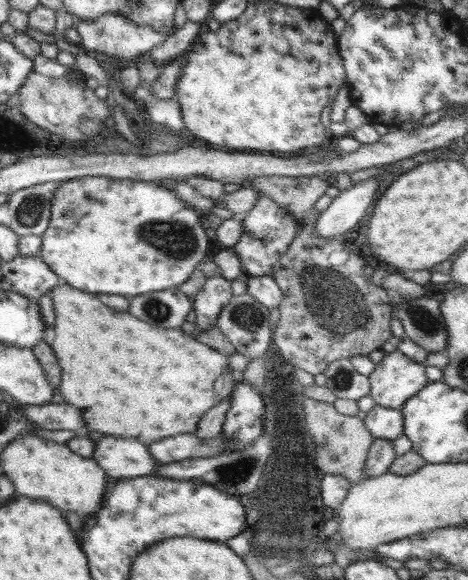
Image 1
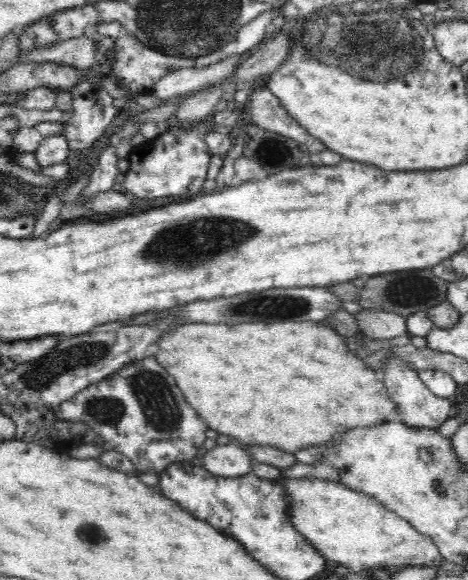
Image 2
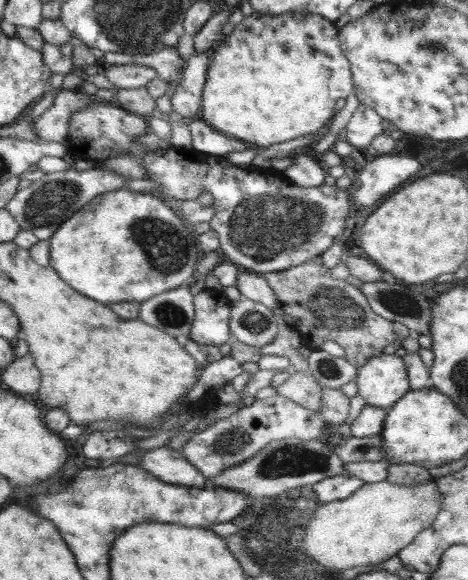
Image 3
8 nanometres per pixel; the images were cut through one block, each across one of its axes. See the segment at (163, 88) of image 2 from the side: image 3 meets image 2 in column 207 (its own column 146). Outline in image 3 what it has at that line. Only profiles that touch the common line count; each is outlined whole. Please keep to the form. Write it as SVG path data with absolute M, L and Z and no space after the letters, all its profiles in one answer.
M111 65L103 66L104 75L120 88L145 88L146 84L158 76L154 68L140 65Z

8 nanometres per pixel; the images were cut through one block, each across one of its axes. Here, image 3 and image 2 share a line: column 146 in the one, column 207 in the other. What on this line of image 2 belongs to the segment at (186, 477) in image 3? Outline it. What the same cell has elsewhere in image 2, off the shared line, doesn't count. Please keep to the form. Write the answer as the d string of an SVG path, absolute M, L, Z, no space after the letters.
M244 444L216 445L203 455L202 466L214 476L234 478L252 472L255 461L248 454Z

